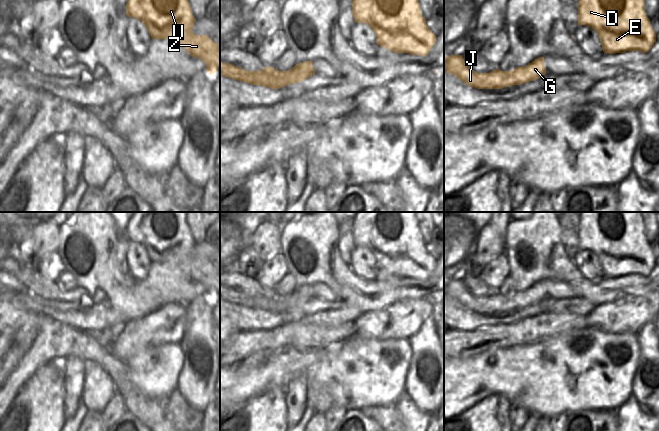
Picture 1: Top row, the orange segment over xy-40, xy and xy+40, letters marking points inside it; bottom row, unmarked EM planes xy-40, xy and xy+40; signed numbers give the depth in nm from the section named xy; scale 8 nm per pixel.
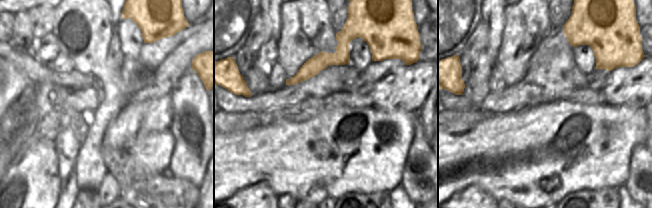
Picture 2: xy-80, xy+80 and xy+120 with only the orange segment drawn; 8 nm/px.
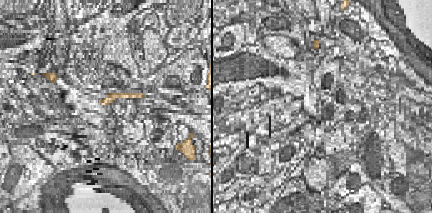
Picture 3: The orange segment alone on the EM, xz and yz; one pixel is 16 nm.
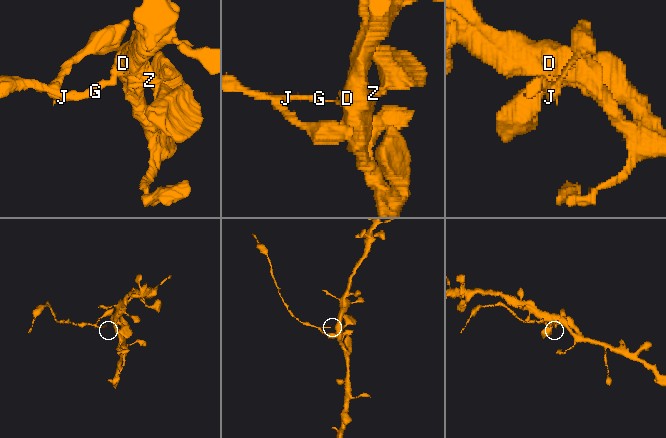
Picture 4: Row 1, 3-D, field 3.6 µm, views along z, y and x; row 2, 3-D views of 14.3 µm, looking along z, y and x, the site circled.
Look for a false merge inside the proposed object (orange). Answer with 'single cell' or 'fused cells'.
fused cells

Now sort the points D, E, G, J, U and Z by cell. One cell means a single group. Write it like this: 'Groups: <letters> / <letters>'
Groups: D E G U Z / J

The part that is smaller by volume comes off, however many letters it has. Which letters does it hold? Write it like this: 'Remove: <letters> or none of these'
Remove: J

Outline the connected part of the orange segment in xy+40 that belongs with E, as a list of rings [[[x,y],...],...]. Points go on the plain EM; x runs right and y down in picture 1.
[[[580,212],[578,249],[591,251],[600,262],[603,276],[611,279],[627,275],[647,277],[656,266],[656,258],[644,234],[641,212]]]

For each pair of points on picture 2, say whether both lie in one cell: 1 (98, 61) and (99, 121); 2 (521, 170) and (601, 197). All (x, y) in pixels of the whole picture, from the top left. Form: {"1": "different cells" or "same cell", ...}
{"1": "same cell", "2": "different cells"}

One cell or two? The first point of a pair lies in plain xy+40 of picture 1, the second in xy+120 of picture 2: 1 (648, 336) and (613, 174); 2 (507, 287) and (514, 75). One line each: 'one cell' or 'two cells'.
1: two cells
2: two cells

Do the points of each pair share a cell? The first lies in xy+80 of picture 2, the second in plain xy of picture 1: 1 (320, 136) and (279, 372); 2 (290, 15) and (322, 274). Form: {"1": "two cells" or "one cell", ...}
{"1": "one cell", "2": "one cell"}

